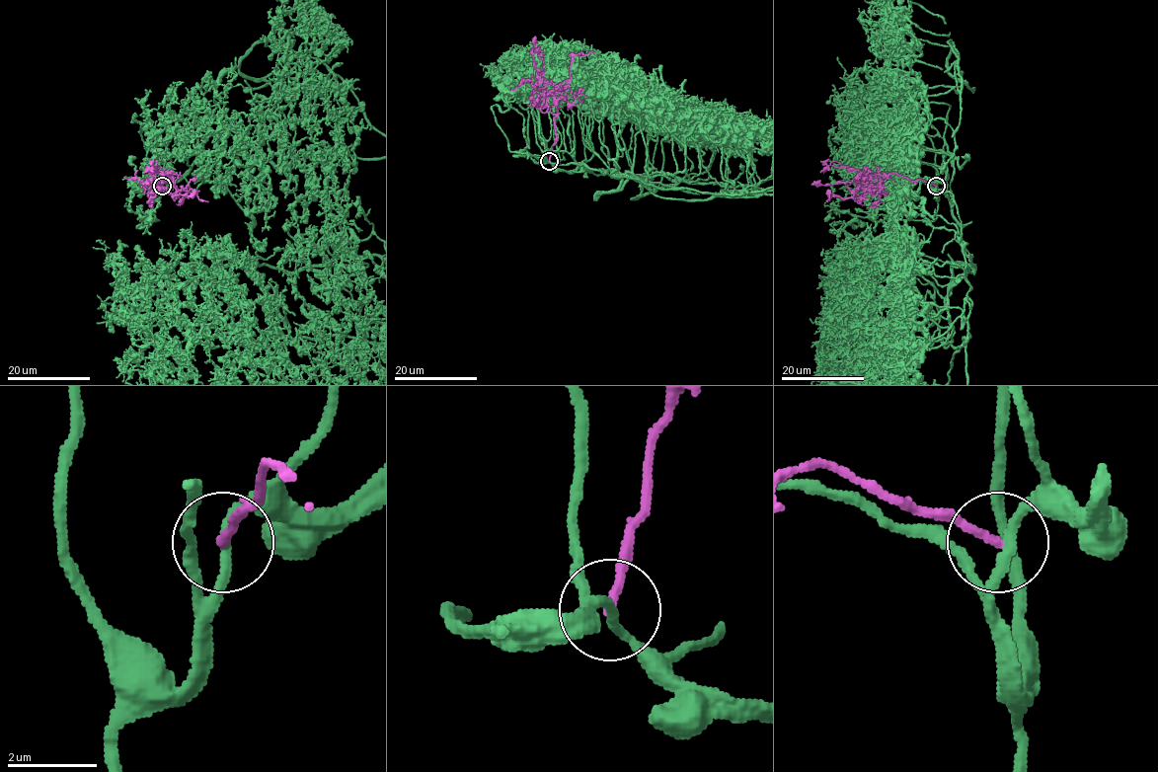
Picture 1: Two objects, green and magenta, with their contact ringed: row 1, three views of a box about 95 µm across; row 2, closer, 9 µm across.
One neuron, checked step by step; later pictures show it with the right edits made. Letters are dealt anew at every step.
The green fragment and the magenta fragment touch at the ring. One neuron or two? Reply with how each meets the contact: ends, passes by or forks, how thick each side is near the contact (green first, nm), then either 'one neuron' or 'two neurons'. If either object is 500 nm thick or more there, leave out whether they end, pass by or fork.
green passes by; magenta ends there; 220 nm thick on the green side, 180 nm on the other; two neurons

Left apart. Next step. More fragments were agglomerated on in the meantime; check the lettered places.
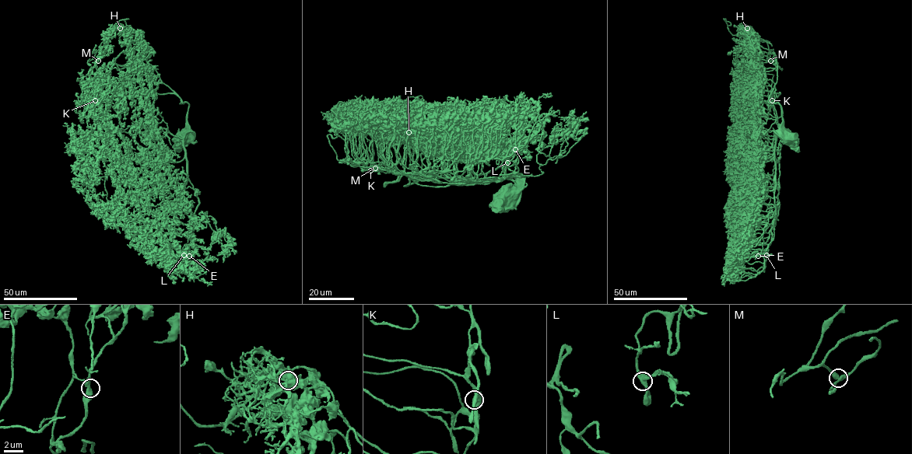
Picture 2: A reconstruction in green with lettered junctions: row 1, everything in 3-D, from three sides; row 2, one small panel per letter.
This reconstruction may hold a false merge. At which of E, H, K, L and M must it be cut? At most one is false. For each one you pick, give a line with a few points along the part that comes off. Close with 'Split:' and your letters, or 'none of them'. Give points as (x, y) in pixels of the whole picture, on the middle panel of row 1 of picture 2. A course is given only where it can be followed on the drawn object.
Split: none of them

